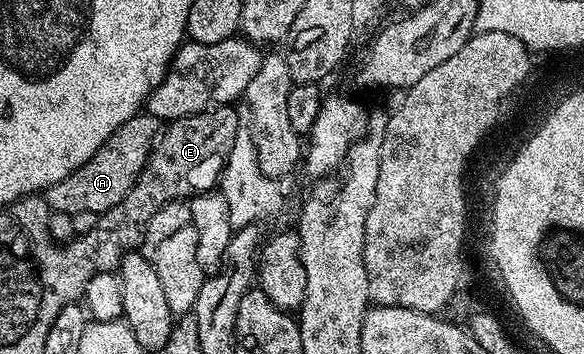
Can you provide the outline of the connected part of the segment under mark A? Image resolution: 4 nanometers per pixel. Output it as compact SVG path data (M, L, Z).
M139 112L120 124L120 128L116 128L116 132L112 132L112 136L104 140L102 147L84 165L76 168L76 172L64 176L60 184L52 184L44 191L51 211L70 215L76 212L96 212L100 215L116 208L116 204L120 204L120 200L124 200L124 196L128 196L128 192L136 184L159 134L158 119L145 112Z

